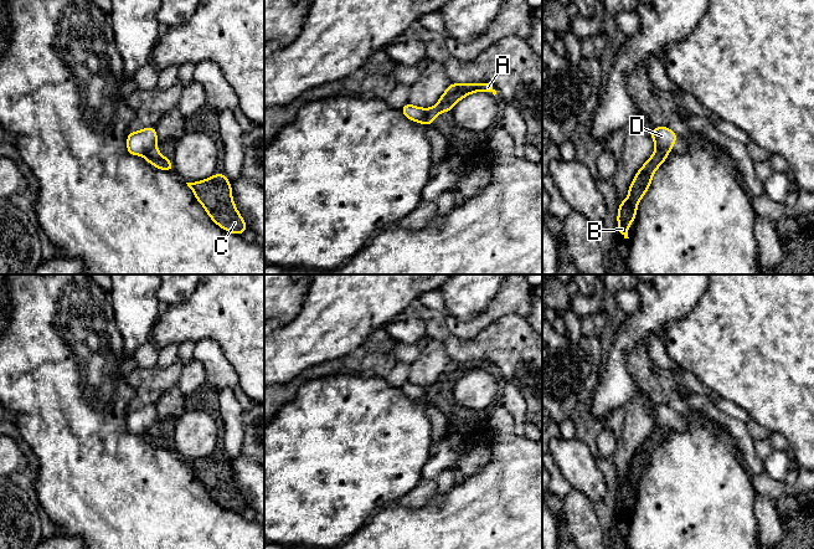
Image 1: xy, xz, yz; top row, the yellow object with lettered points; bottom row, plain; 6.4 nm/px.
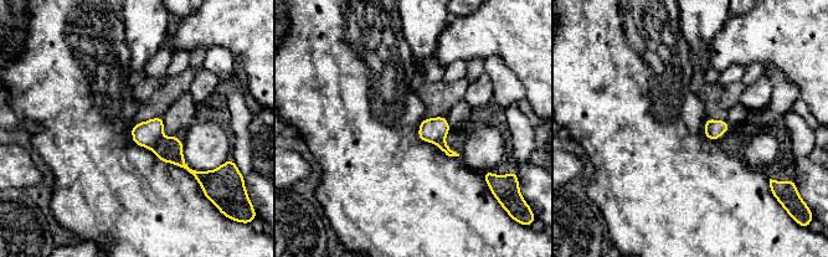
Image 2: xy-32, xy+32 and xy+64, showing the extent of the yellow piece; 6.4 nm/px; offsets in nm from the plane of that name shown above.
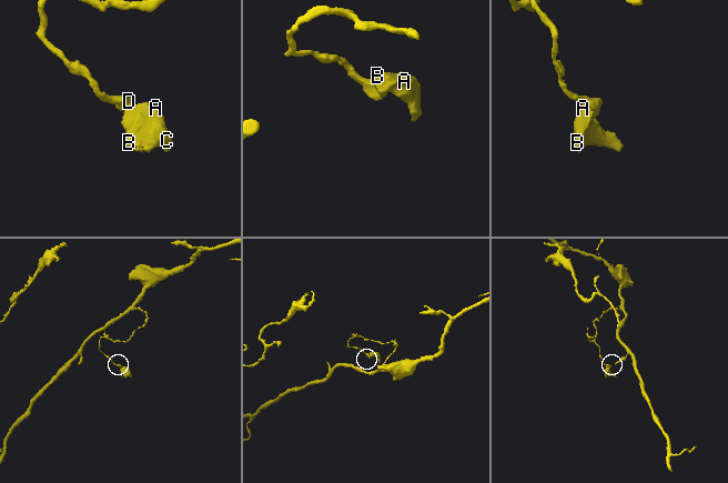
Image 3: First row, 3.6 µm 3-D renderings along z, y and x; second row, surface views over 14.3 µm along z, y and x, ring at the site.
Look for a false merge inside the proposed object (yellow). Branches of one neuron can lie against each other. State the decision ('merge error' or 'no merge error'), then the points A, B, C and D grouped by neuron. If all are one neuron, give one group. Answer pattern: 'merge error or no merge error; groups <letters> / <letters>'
merge error; groups A B C / D

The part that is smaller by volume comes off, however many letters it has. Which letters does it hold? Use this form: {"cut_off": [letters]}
{"cut_off": ["A", "B", "C"]}

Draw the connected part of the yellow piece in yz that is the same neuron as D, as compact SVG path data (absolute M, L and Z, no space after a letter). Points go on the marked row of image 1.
M655 127L650 132L650 137L655 143L655 149L670 153L678 139L678 134L669 127Z

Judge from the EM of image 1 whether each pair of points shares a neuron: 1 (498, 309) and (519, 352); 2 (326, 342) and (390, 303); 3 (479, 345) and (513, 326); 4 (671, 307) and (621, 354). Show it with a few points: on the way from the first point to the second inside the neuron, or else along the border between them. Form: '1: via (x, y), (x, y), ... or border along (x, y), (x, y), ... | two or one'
1: border along (524, 316), (506, 313), (477, 333) | two
2: via (343, 326), (365, 303), (374, 303) | one
3: via (488, 345), (494, 344), (504, 334) | one
4: via (658, 311), (628, 340) | one

